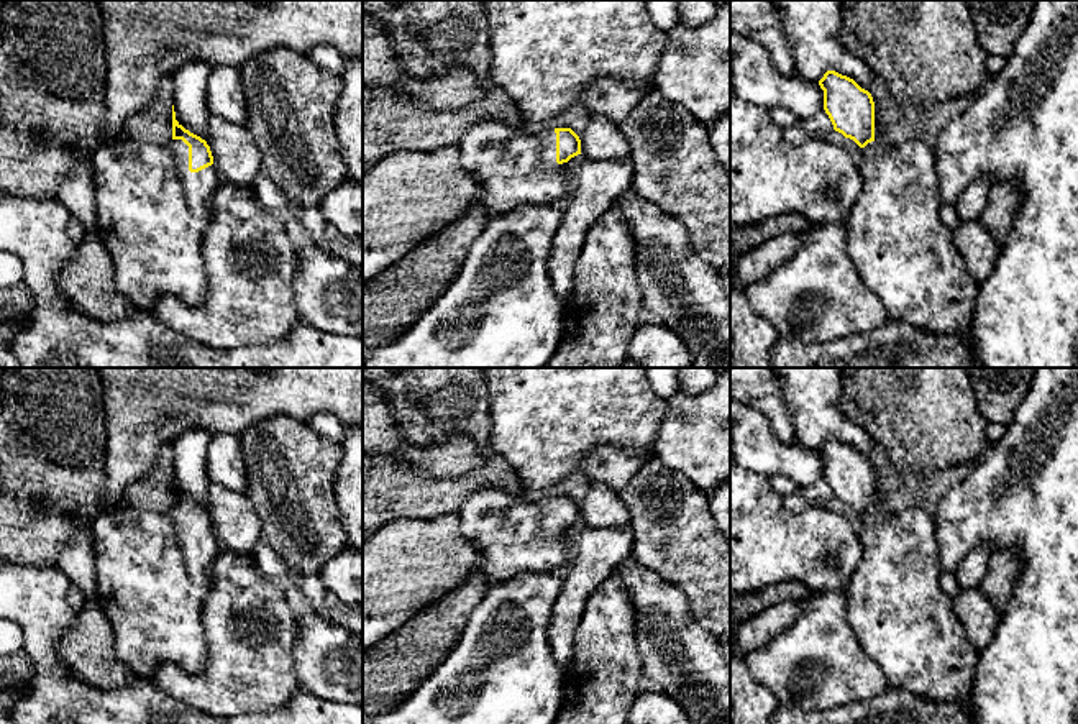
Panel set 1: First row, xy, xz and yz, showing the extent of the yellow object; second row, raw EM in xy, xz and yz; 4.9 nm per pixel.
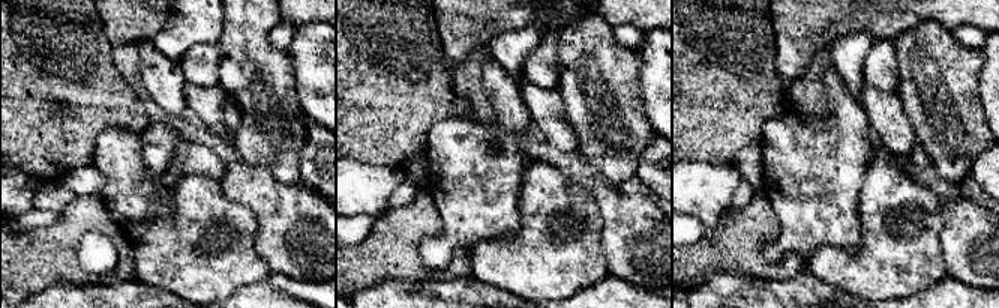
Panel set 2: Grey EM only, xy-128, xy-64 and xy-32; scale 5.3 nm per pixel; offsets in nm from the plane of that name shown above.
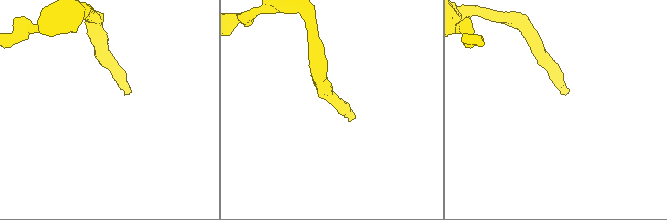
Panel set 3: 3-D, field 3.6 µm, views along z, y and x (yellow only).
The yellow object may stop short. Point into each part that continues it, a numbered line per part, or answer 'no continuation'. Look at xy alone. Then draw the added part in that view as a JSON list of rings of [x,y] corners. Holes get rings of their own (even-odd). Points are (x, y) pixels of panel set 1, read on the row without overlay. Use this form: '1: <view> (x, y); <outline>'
1: xy (151, 580); [[[120,502],[92,520],[92,542],[95,601],[112,624],[116,660],[143,678],[161,663],[176,663],[189,675],[200,673],[208,653],[202,609],[222,552],[215,532],[190,540],[189,514],[182,507],[153,512]]]

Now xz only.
1: xz (512, 536); [[[486,486],[466,499],[459,522],[477,552],[479,571],[492,583],[568,565],[568,530],[556,530],[555,497],[528,501],[523,494]]]

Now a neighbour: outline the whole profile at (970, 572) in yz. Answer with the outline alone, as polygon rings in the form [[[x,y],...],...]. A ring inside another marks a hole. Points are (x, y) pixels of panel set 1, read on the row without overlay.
[[[988,543],[978,545],[955,570],[955,576],[963,591],[976,591],[983,581],[986,566],[989,563],[991,547]]]

